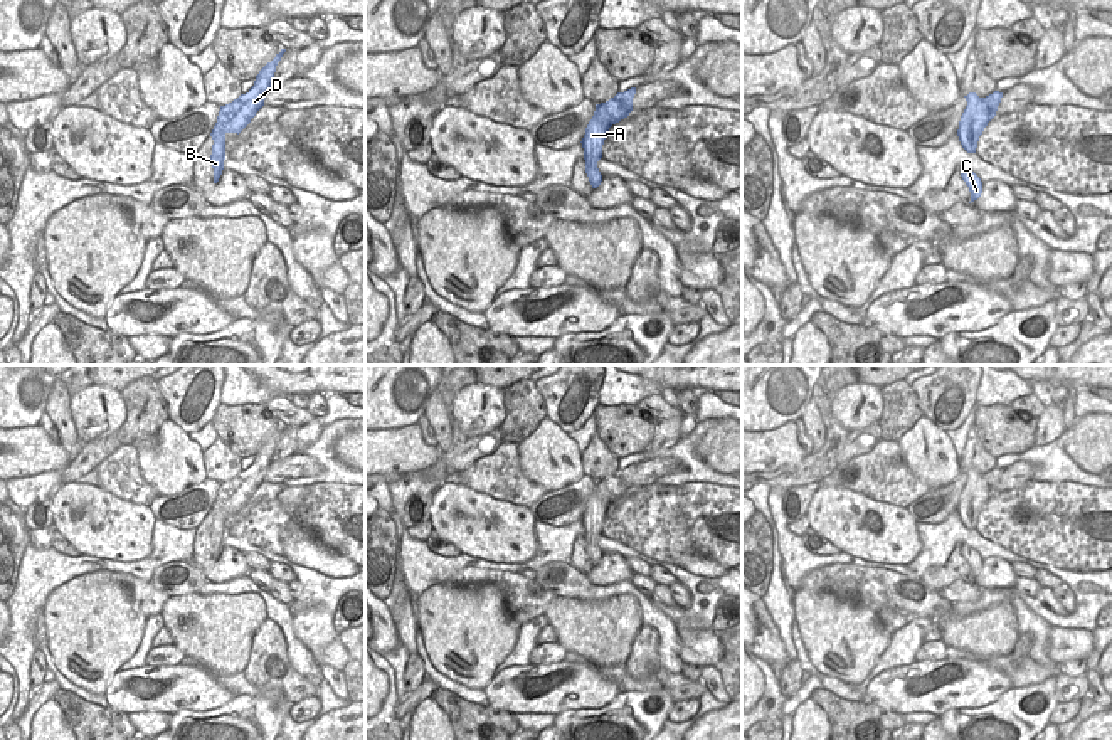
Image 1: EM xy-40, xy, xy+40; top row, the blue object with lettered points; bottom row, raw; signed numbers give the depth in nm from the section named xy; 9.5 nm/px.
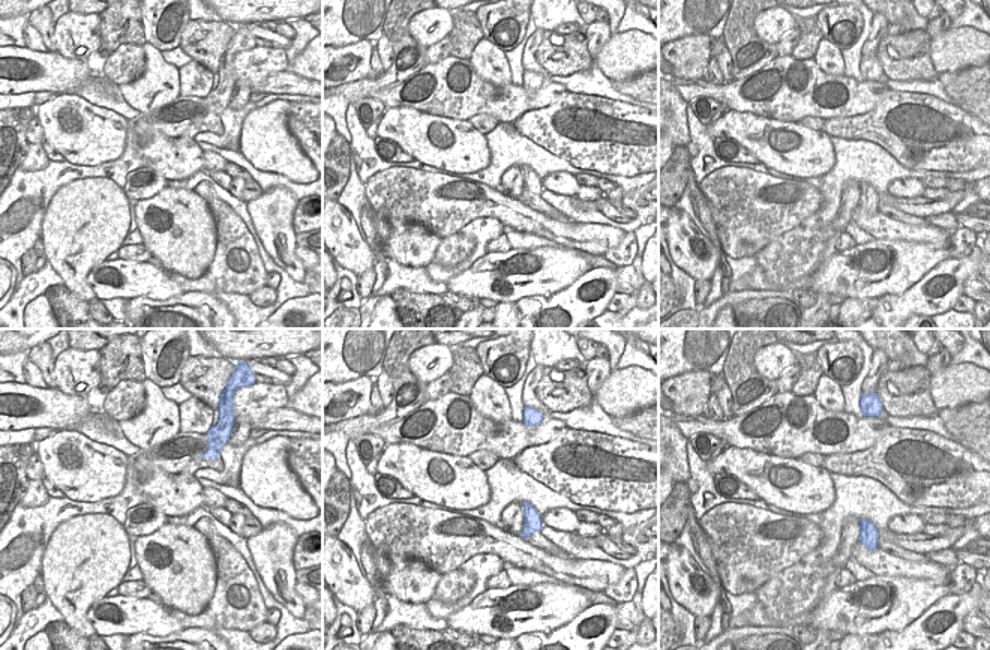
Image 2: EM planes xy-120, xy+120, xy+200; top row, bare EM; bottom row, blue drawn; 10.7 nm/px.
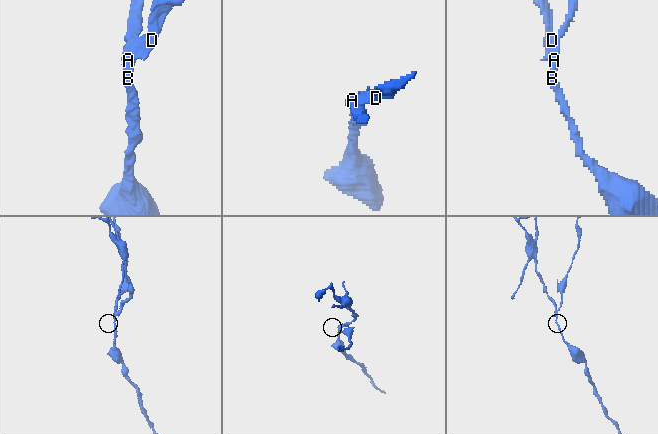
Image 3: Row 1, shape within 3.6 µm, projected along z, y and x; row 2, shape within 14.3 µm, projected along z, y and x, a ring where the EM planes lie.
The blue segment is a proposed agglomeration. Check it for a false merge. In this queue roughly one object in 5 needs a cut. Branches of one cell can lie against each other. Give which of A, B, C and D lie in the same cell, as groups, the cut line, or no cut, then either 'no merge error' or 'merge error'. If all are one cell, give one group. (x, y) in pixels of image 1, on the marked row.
A B C / D | xy (606, 101), (611, 125) | merge error

